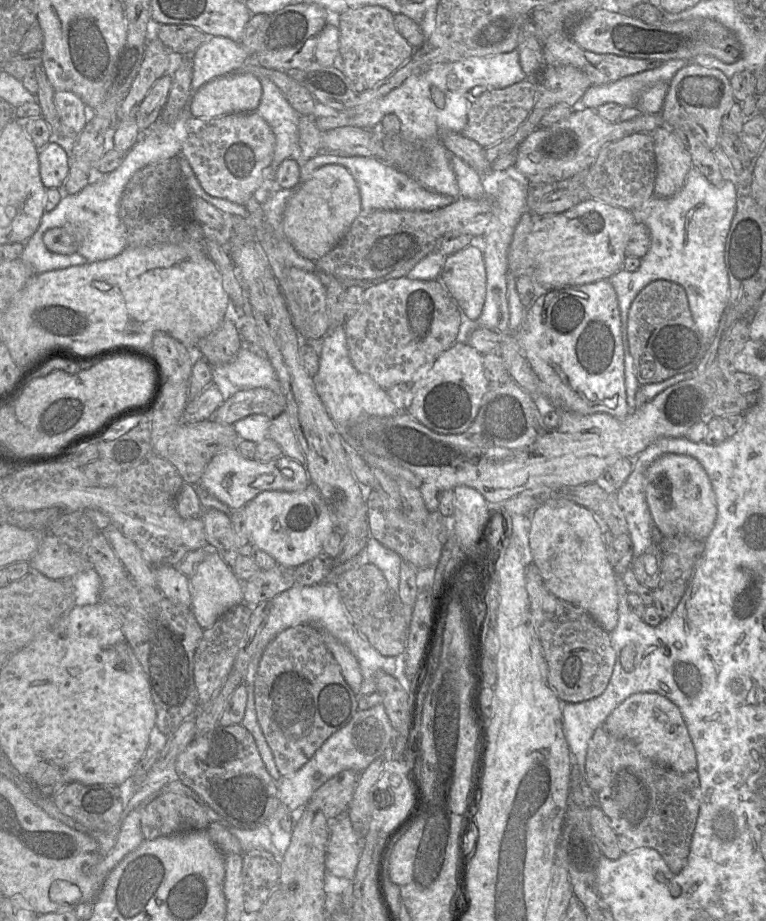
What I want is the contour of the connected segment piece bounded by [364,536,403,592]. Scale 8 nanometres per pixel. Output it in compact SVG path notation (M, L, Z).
M369 537L364 549L368 562L376 565L386 578L389 587L397 592L400 582L402 558L395 551L383 546L375 538Z

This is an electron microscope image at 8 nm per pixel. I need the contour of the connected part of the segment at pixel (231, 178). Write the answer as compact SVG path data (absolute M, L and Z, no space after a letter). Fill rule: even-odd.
M255 111L232 113L216 118L193 118L186 122L187 136L180 151L207 194L244 205L253 196L262 173L273 158L275 135Z

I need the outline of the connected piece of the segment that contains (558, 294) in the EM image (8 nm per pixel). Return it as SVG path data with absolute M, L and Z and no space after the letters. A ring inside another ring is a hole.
M609 280L548 289L526 311L524 321L516 333L501 333L479 327L470 333L466 343L481 354L499 355L501 345L515 345L537 374L541 391L555 405L554 408L562 407L581 414L602 412L616 418L625 418L632 410L626 396L619 304Z

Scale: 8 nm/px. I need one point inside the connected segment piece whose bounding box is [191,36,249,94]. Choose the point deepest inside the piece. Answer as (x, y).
(218, 56)

